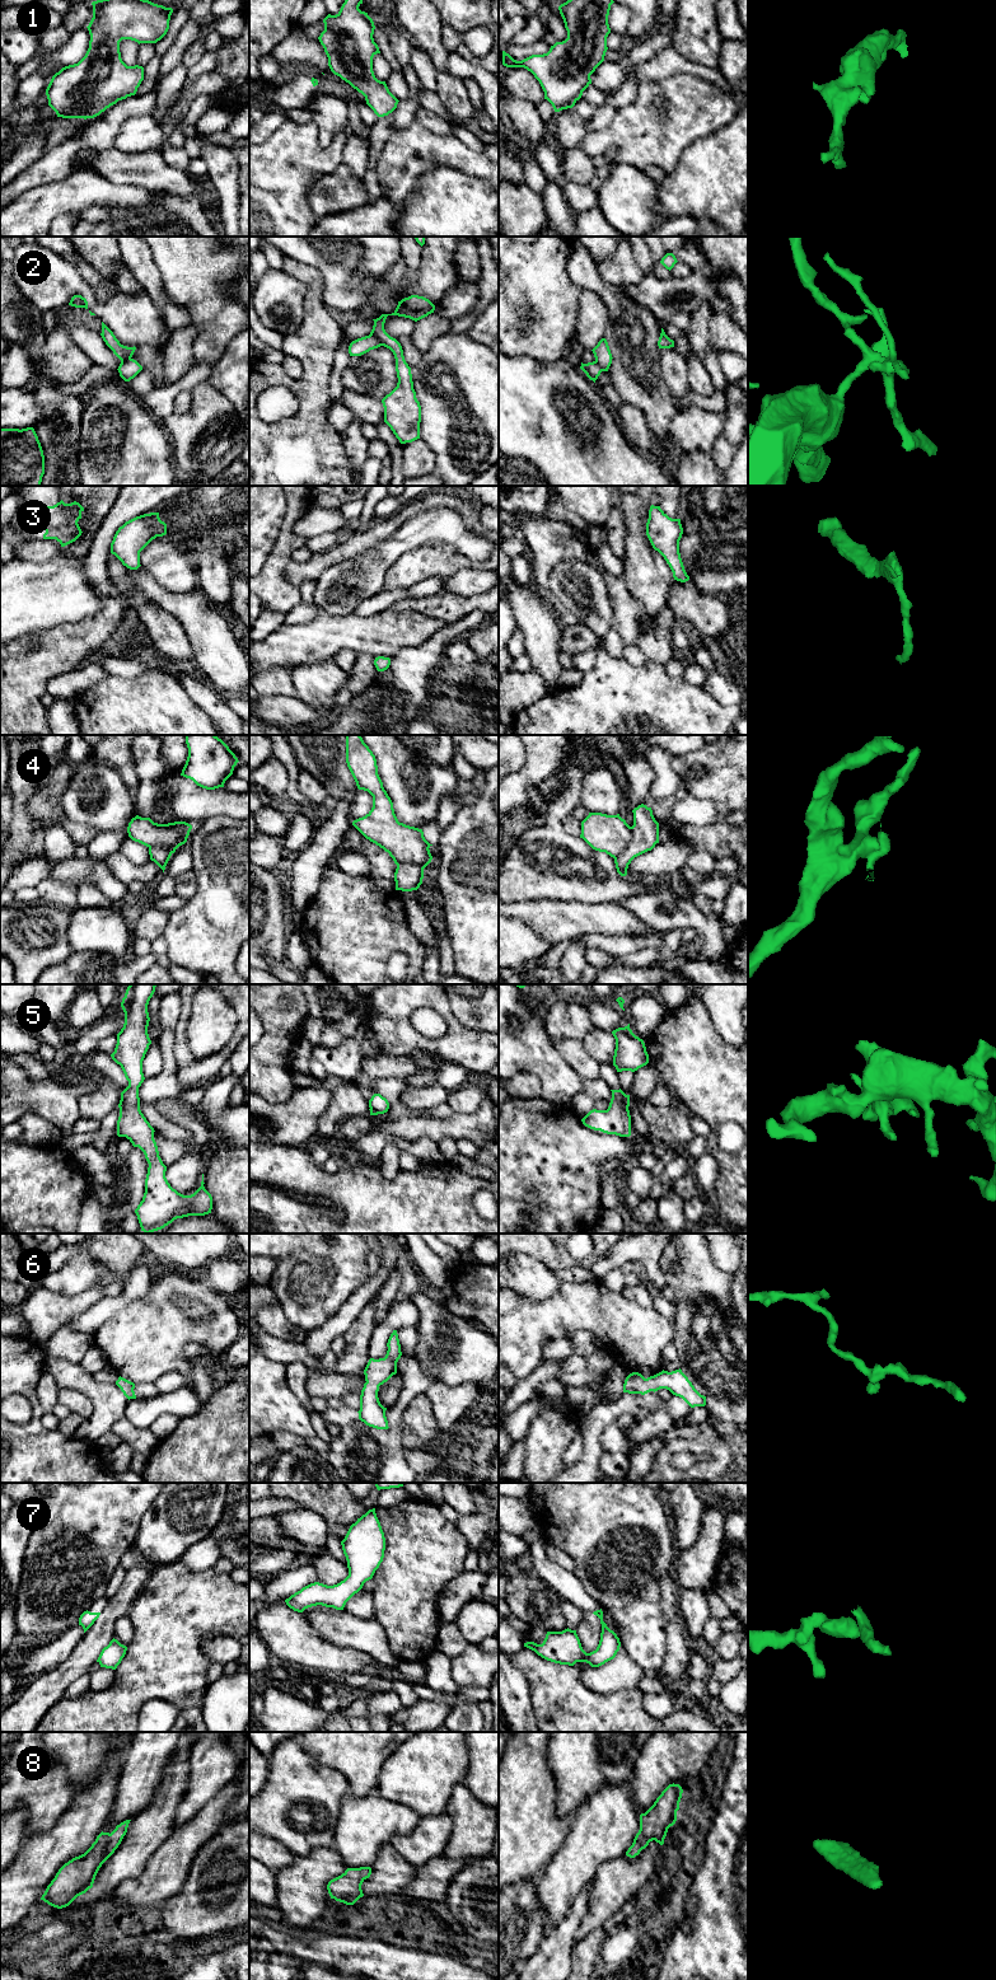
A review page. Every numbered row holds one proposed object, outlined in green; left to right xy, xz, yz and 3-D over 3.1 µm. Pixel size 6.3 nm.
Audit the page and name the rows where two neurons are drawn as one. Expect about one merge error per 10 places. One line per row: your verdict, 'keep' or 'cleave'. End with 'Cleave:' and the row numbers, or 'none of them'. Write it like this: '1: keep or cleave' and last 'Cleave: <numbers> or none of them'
1: keep
2: cleave
3: keep
4: cleave
5: keep
6: keep
7: keep
8: keep
Cleave: 2, 4

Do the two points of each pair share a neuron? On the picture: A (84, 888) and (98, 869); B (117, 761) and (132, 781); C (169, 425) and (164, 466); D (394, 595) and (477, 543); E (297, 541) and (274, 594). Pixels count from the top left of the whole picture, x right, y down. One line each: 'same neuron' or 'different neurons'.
A: different neurons
B: same neuron
C: different neurons
D: different neurons
E: same neuron

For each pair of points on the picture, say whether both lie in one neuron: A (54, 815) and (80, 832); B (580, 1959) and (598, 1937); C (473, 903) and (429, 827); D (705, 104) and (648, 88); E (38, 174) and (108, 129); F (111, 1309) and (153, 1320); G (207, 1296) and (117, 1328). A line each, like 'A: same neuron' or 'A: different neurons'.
A: same neuron
B: same neuron
C: different neurons
D: same neuron
E: same neuron
F: different neurons
G: same neuron

